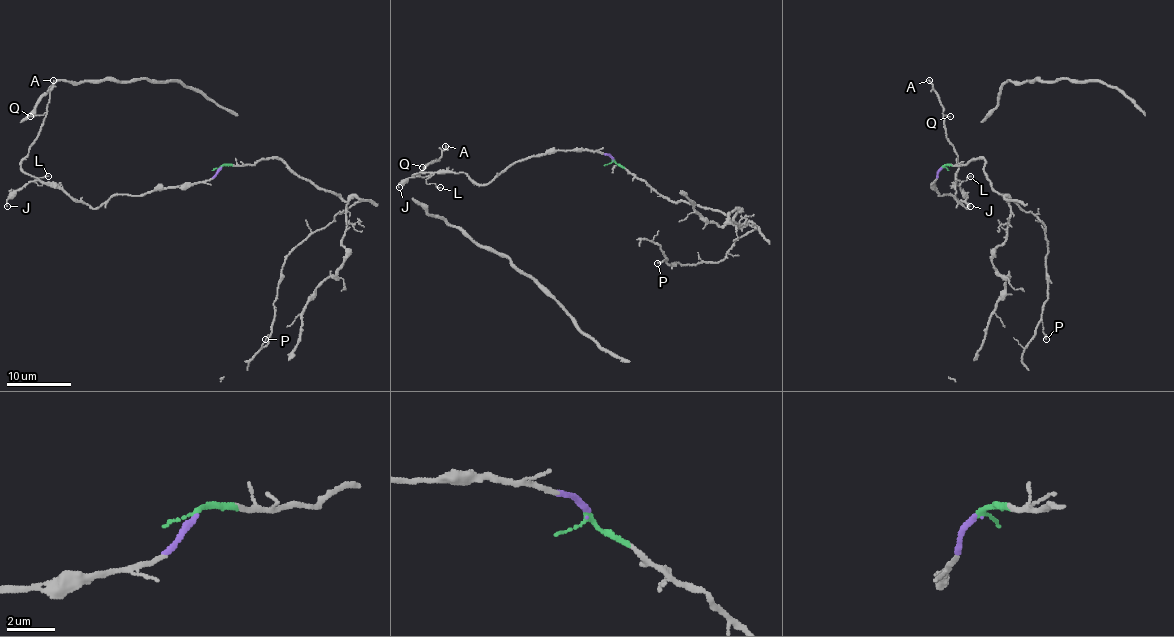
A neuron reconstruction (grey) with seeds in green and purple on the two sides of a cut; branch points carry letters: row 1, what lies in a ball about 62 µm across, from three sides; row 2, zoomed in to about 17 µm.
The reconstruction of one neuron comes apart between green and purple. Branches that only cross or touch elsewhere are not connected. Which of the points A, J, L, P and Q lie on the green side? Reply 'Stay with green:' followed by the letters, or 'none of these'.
Stay with green: P

